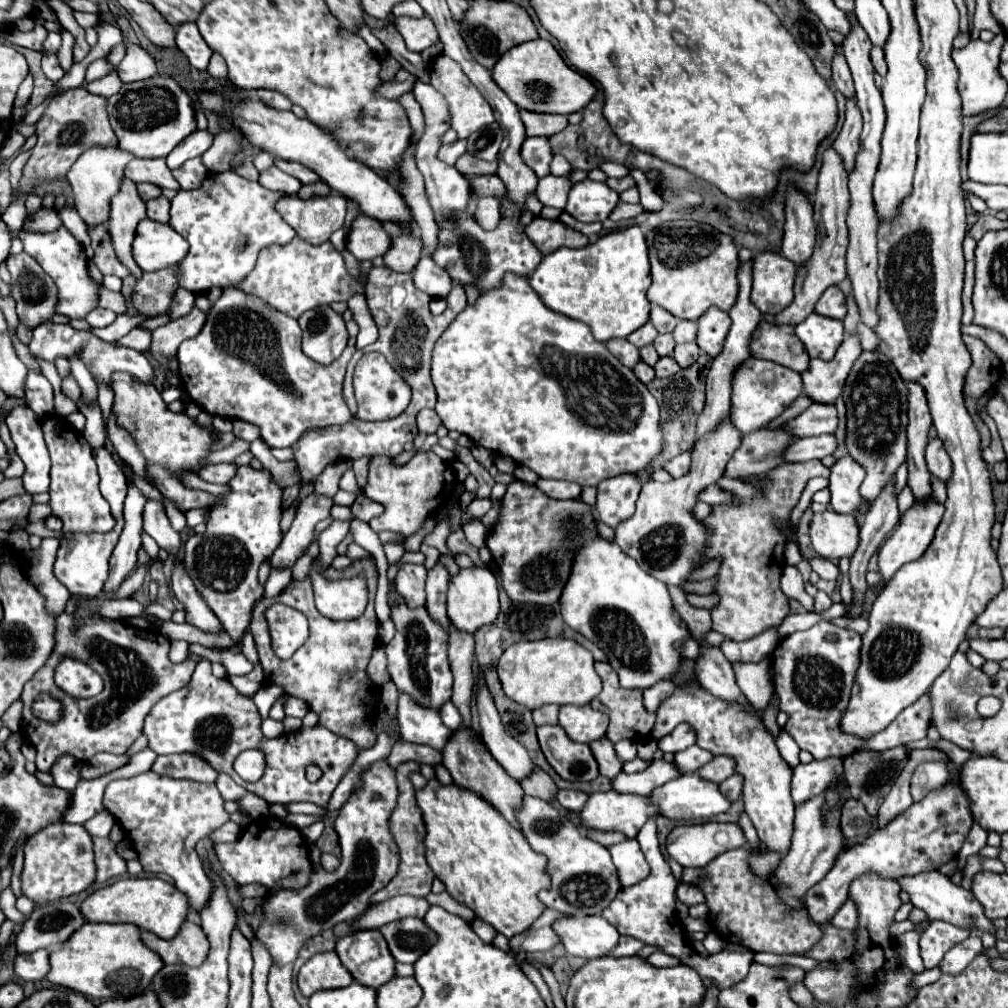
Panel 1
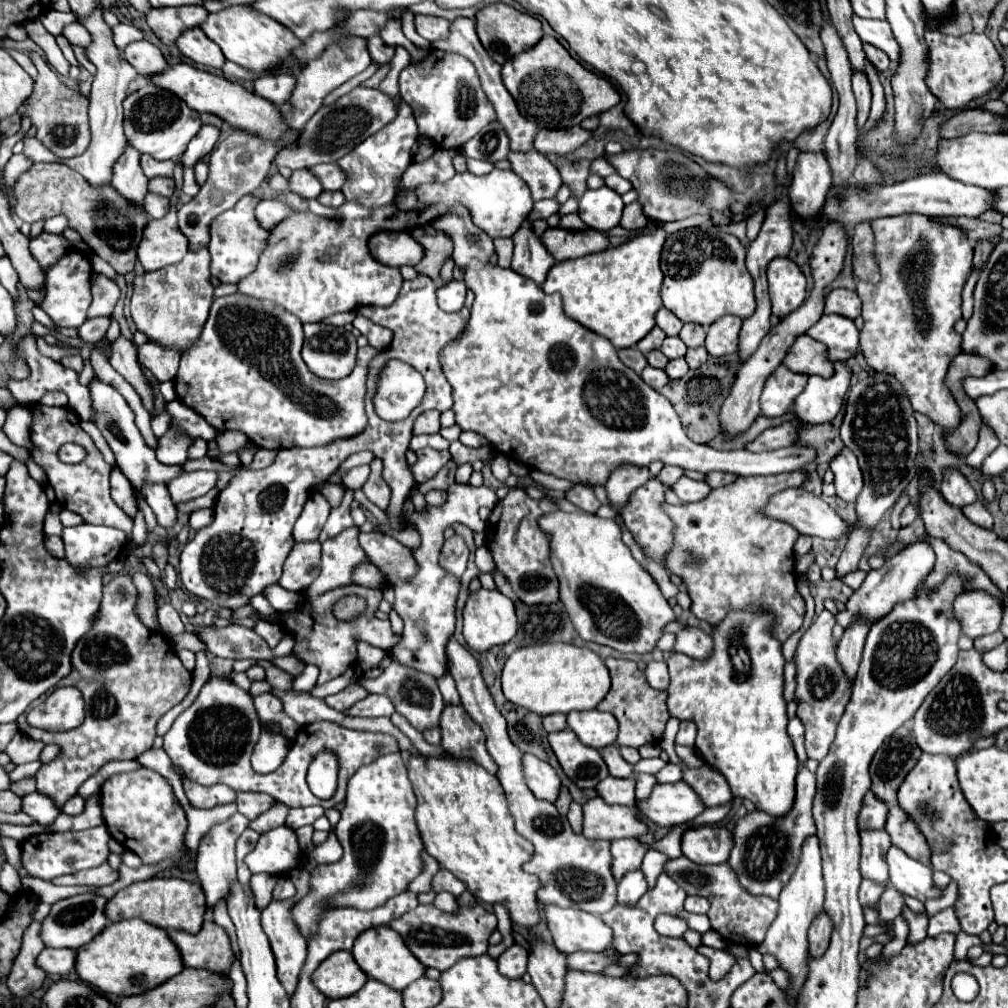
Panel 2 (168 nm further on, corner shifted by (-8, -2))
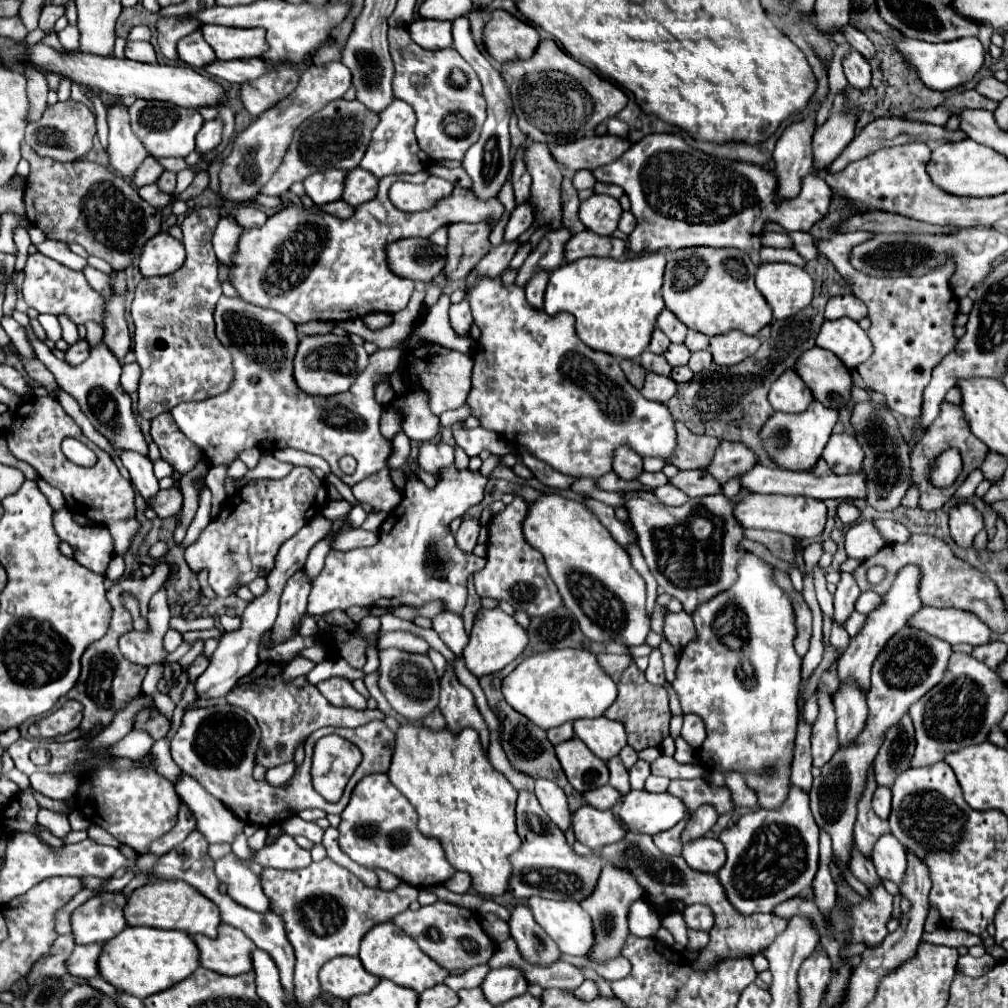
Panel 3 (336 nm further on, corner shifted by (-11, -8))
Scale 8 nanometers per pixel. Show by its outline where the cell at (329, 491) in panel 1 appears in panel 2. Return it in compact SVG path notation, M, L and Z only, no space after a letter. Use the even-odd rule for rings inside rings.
M315 491L309 497L309 501L305 503L305 507L303 507L303 511L295 523L295 529L293 529L295 541L317 539L319 531L323 529L327 517L329 517L329 511L331 511L331 505L329 505L327 497L319 491Z

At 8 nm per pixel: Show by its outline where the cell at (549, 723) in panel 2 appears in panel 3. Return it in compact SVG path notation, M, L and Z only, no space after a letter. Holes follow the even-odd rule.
M570 721L562 723L562 725L558 725L558 727L554 727L554 729L548 731L548 739L550 739L552 745L564 743L566 739L572 739L572 737L574 737L574 731L572 731L572 723Z

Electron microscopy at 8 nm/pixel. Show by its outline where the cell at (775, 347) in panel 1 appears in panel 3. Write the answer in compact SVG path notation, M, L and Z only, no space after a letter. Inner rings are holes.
M812 347L798 359L796 367L802 381L812 391L814 399L826 407L838 407L838 403L830 401L830 393L840 393L844 403L850 399L852 389L852 373L850 369L832 353L820 347Z

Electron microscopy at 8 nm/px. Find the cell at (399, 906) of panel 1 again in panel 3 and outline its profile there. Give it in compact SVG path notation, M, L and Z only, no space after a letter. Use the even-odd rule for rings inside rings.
M330 857L294 871L262 867L260 883L270 899L270 911L284 921L286 937L294 947L294 995L302 1005L310 1005L322 993L318 971L326 961L338 955L356 955L362 937L374 925L394 919L418 899L418 889L406 883L400 883L392 891L382 891L380 887L370 889Z

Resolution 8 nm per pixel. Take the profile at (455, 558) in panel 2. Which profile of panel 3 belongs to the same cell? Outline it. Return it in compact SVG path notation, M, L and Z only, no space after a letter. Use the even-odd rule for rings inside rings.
M468 517L462 521L458 533L456 533L456 541L458 547L462 547L462 551L472 553L472 549L476 547L476 539L478 539L478 531L480 531L480 523L474 517Z

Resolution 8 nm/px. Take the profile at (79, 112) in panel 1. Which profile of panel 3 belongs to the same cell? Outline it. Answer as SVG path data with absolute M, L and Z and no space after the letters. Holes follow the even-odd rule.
M66 101L66 103L56 103L52 107L46 107L44 115L38 121L28 123L24 141L40 157L50 157L56 161L76 161L82 159L92 149L94 135L96 135L96 119L92 111L82 103Z

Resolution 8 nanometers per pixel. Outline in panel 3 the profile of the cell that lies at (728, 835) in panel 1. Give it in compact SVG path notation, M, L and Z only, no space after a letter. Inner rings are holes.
M698 839L694 843L684 845L682 857L694 871L702 873L718 873L722 863L726 861L726 851L718 839Z

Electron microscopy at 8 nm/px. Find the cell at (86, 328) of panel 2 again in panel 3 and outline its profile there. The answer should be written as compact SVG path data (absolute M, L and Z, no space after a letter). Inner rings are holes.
M82 339L82 341L78 341L76 345L72 345L72 347L66 351L64 361L66 361L68 365L80 365L80 363L86 361L86 355L88 355L88 351L86 351L86 339Z

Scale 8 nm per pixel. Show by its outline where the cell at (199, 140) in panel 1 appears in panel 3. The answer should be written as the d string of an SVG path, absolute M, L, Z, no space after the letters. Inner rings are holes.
M212 119L212 121L204 121L202 129L196 135L196 149L200 153L206 153L210 149L214 149L222 139L222 119Z

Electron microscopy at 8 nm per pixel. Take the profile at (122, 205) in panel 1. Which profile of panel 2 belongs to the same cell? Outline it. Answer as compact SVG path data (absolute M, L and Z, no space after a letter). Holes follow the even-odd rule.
M127 145L121 161L117 161L117 165L113 169L111 185L117 189L117 193L125 201L143 209L143 199L147 195L147 181L149 179L143 175L143 171L139 167L137 149L131 149L131 145Z

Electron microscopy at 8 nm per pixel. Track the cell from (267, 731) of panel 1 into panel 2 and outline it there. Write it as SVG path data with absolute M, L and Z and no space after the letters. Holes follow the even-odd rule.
M263 725L261 737L251 755L251 767L261 775L273 773L283 763L287 749L289 749L289 739L283 733L273 733Z

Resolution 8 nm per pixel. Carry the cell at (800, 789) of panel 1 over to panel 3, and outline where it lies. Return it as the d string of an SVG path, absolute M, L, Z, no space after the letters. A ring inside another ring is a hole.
M790 787L790 793L782 807L758 809L742 815L732 829L728 827L720 833L720 841L726 847L728 859L726 865L716 873L716 877L724 887L728 901L734 905L734 909L738 909L740 915L770 913L778 903L810 891L812 879L818 871L818 825L812 817L808 795L798 787Z

